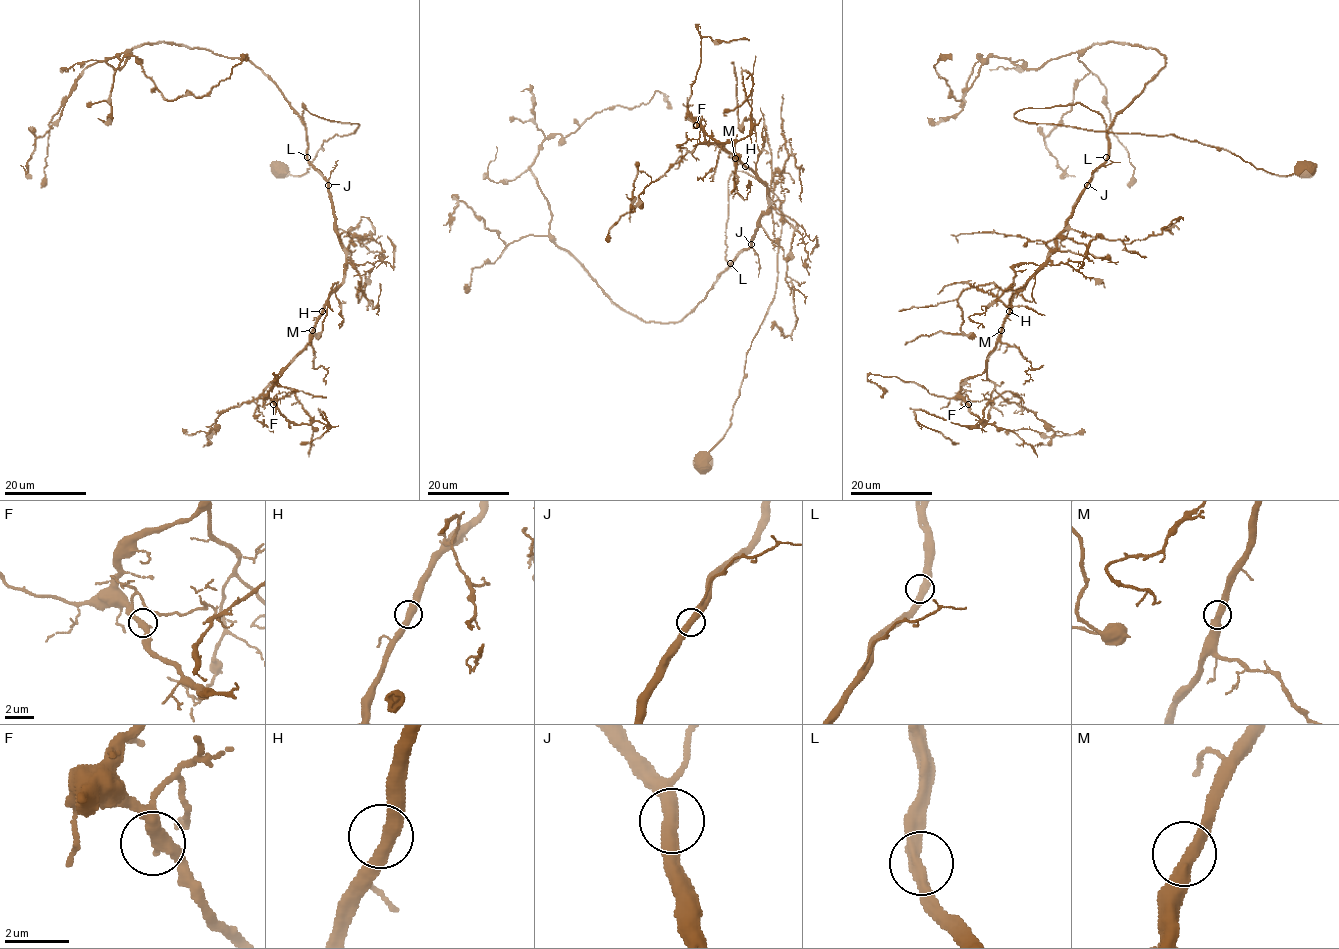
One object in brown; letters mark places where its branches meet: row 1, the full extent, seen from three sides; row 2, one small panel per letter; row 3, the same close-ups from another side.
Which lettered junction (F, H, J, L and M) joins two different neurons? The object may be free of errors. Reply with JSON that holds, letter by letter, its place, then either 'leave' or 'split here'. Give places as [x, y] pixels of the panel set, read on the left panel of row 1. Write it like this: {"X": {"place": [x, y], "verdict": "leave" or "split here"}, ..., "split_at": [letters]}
{"F": {"place": [273, 404], "verdict": "leave"}, "H": {"place": [322, 311], "verdict": "leave"}, "J": {"place": [328, 185], "verdict": "leave"}, "L": {"place": [307, 157], "verdict": "leave"}, "M": {"place": [312, 330], "verdict": "leave"}, "split_at": []}

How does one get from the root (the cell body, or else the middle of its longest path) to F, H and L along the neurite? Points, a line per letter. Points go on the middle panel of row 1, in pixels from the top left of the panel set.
F: (701, 464), (730, 426), (775, 294), (782, 205), (732, 174), (730, 265), (750, 245), (768, 189), (696, 125)
H: (701, 464), (776, 290), (781, 201), (741, 171), (726, 259), (768, 208), (745, 166)
L: (701, 464), (730, 426), (747, 351), (778, 276), (781, 201), (741, 171), (728, 183), (731, 264)

